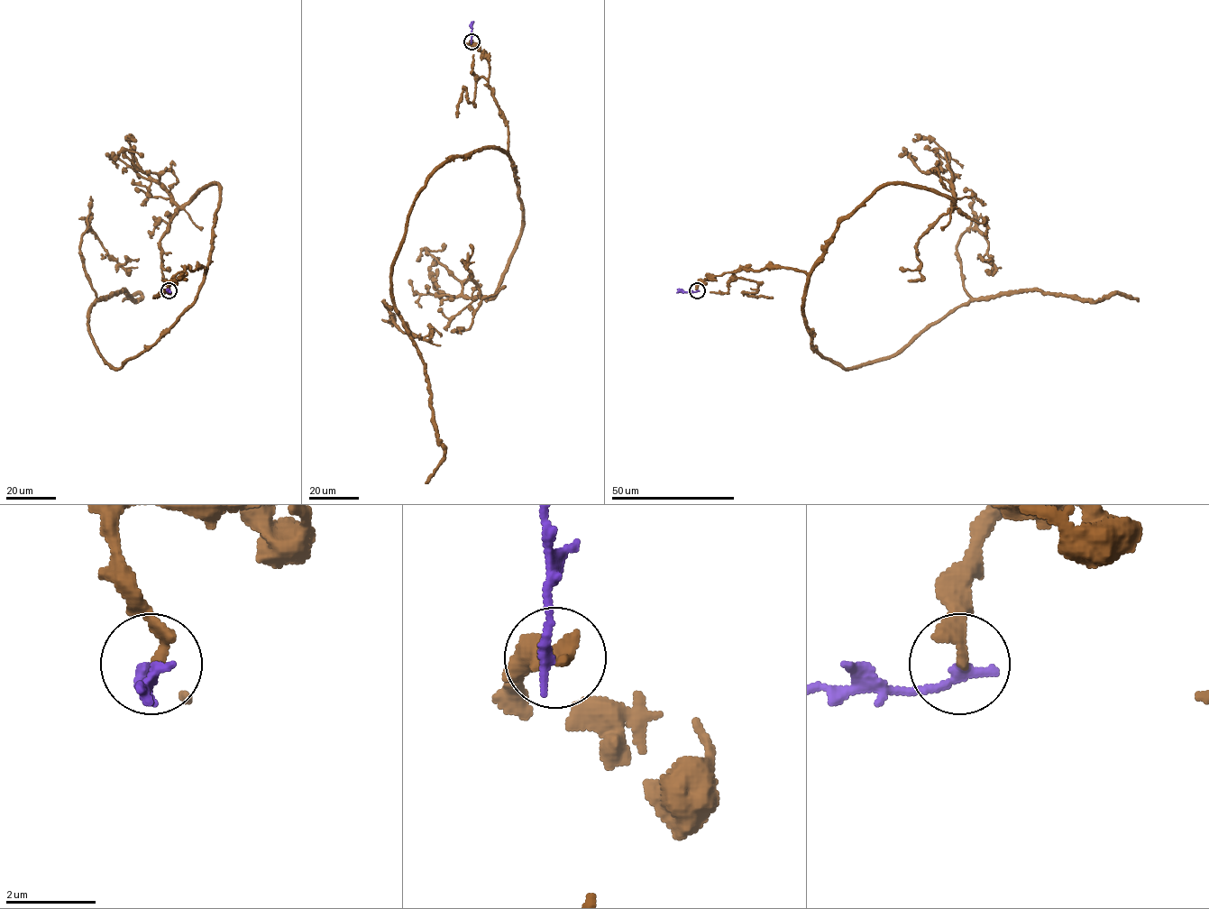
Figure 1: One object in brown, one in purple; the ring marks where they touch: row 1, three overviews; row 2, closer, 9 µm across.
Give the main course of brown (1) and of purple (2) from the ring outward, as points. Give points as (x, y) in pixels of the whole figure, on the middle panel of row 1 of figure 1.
1: (471, 41), (508, 151), (475, 150), (433, 174), (392, 270), (444, 454), (425, 483)
2: (471, 41), (473, 22)

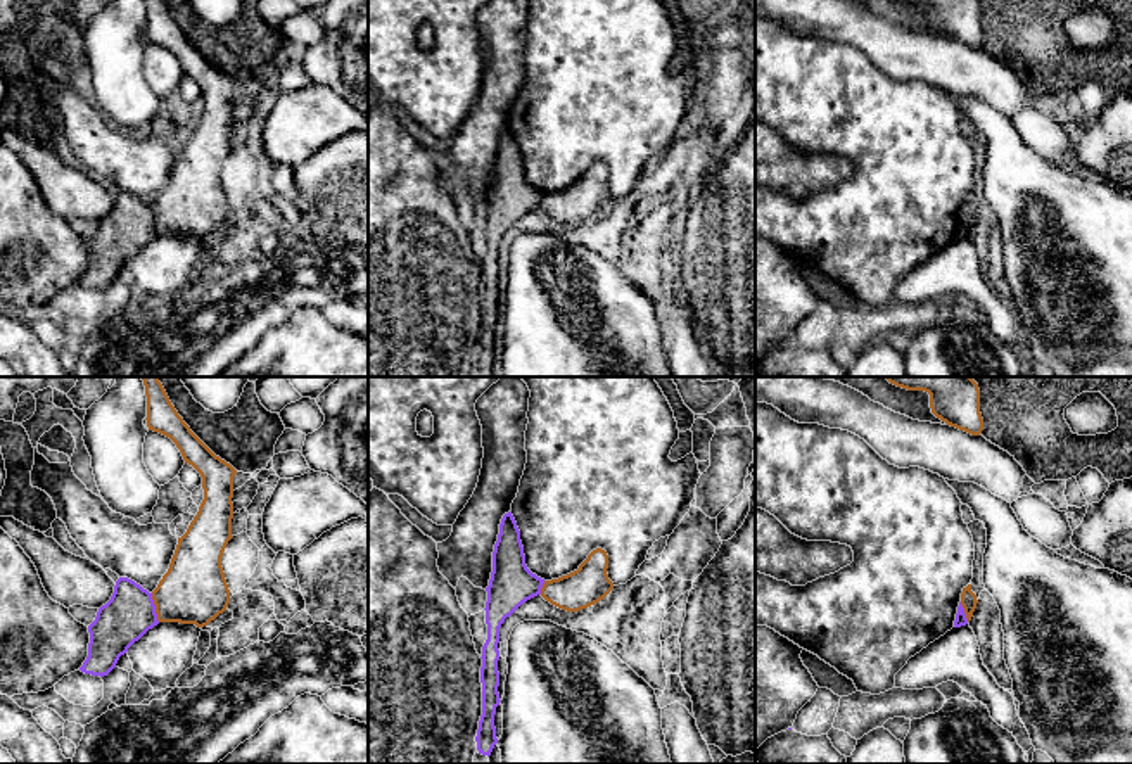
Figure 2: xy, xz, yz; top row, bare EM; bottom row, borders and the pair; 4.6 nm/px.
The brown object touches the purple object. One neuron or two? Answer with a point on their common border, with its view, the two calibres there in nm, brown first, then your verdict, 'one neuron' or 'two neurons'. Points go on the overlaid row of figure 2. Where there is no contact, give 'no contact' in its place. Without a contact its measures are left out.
xy (156, 607) | 300/240 nm | two neurons

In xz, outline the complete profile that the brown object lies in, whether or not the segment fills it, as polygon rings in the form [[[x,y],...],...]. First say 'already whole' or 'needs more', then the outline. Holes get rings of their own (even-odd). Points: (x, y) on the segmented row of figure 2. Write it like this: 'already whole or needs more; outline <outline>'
already whole; outline [[[593,550],[577,570],[558,579],[544,581],[541,596],[551,605],[579,612],[603,600],[614,583],[608,579],[608,555],[605,550]]]

